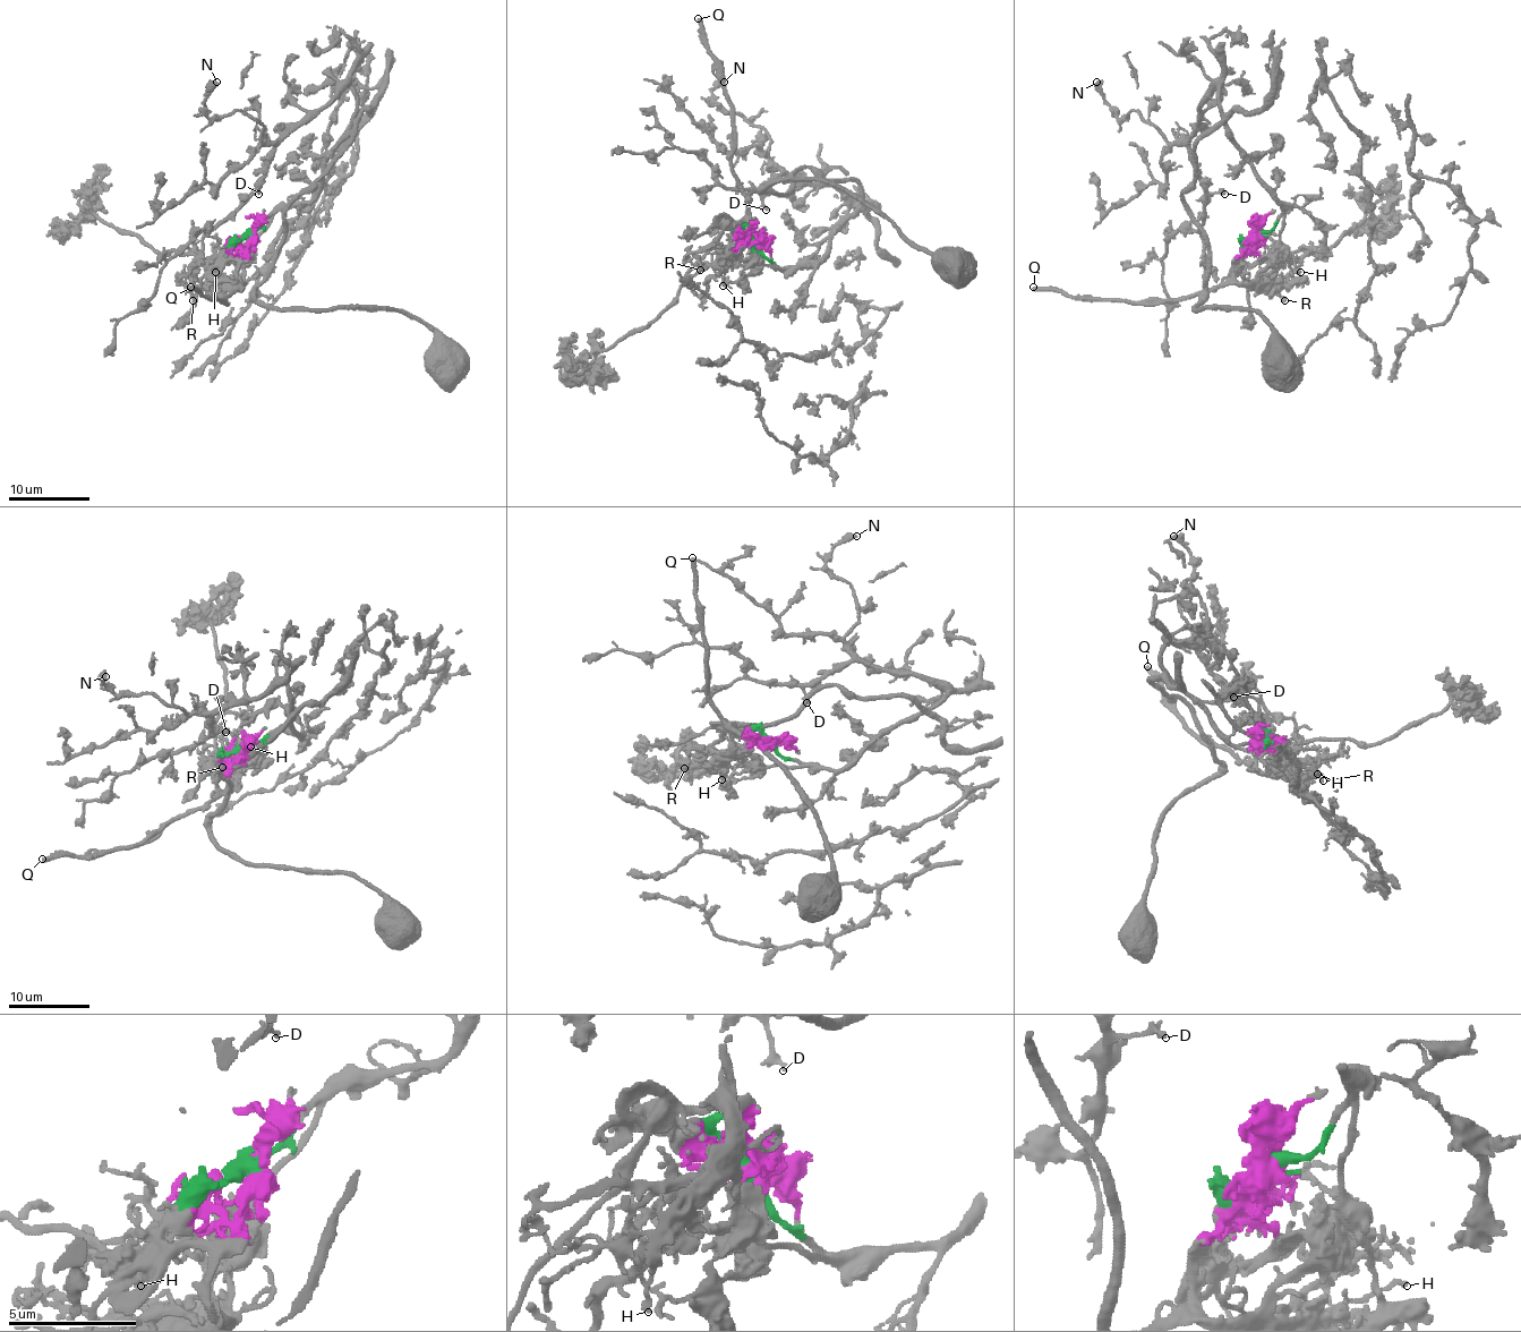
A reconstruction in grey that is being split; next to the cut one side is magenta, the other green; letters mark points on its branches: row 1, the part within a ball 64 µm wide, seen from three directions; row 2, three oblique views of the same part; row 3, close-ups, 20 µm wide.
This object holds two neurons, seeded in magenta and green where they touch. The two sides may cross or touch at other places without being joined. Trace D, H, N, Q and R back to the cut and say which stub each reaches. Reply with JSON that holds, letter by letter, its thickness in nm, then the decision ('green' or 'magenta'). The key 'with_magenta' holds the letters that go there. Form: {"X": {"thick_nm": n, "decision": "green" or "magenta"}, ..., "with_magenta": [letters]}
{"D": {"thick_nm": 280, "decision": "green"}, "H": {"thick_nm": 130, "decision": "magenta"}, "N": {"thick_nm": 500, "decision": "green"}, "Q": {"thick_nm": 400, "decision": "magenta"}, "R": {"thick_nm": 220, "decision": "magenta"}, "with_magenta": ["H", "Q", "R"]}

